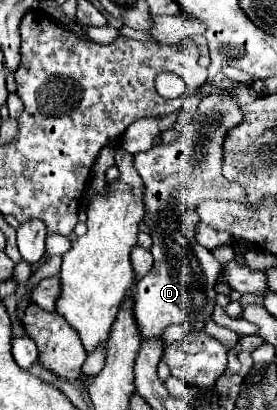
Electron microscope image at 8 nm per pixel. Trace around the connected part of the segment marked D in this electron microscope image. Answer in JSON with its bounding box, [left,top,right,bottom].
[133,95,247,339]

